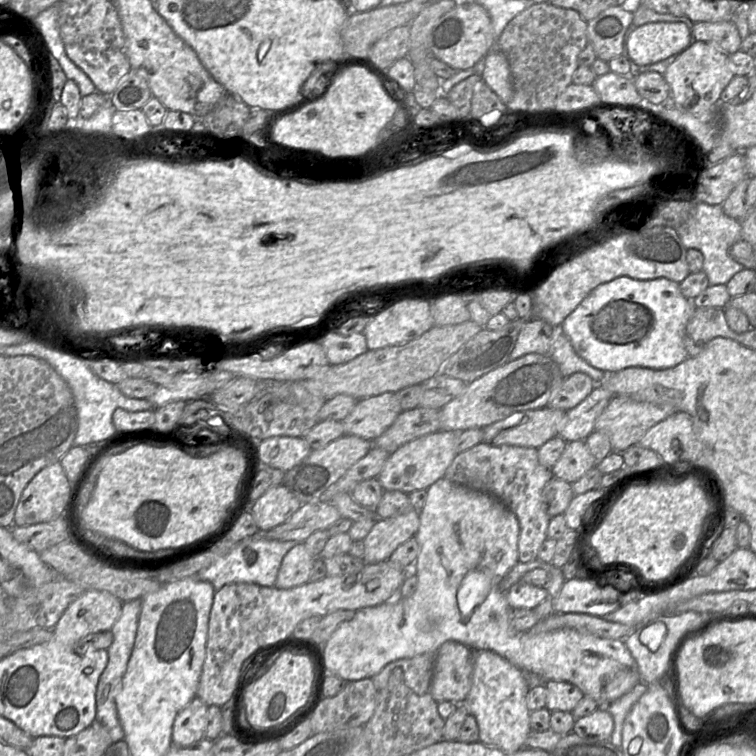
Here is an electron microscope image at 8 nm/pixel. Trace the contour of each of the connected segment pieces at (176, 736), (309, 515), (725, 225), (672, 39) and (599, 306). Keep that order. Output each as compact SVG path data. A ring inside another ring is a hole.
M197 696L175 717L172 744L189 747L205 738L208 706Z
M314 501L301 505L283 524L270 530L258 530L247 539L270 539L304 542L313 532L327 530L341 518L338 509L327 501Z
M698 202L692 208L689 218L677 229L677 233L687 250L697 249L703 254L702 271L707 275L710 286L726 285L735 274L745 268L729 255L731 246L742 240L740 221L727 216L721 205Z
M650 22L632 31L626 49L634 63L646 66L680 54L689 41L689 28L685 23Z
M622 276L590 292L562 327L576 353L603 372L630 367L664 370L688 358L684 332L692 315L692 301L683 296L679 283L666 278L644 281Z

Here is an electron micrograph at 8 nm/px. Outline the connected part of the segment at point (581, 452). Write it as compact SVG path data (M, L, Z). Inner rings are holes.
M584 440L567 442L559 460L551 468L553 477L573 484L595 467L595 460Z

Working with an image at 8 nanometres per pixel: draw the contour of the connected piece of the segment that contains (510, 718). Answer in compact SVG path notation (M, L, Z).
M473 650L472 686L464 704L478 724L479 741L506 753L525 747L530 733L526 698L529 691L526 674L499 654L490 650Z

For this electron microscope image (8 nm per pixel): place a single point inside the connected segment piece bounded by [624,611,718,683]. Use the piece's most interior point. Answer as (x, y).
(654, 645)

